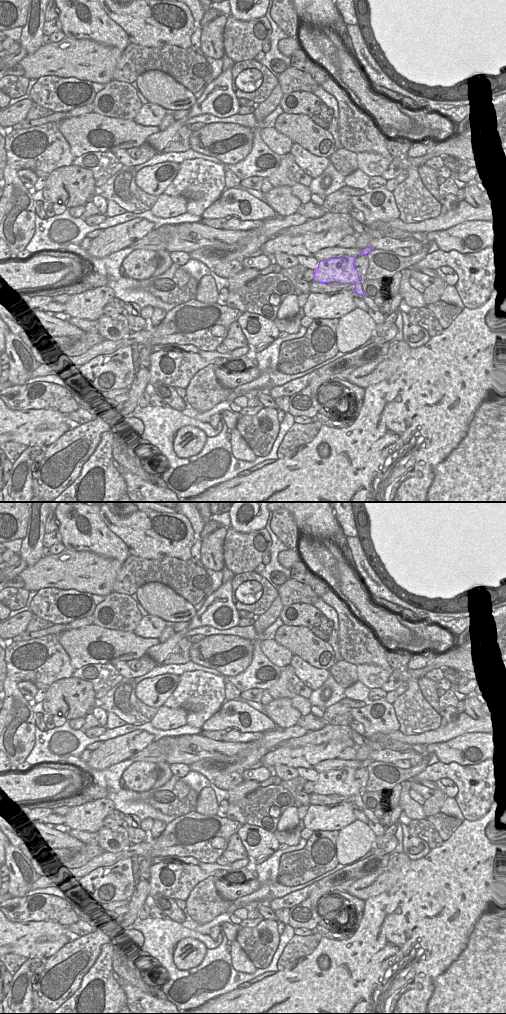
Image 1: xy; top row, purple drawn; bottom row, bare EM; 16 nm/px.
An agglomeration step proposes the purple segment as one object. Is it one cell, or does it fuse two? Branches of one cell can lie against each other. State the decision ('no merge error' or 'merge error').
no merge error

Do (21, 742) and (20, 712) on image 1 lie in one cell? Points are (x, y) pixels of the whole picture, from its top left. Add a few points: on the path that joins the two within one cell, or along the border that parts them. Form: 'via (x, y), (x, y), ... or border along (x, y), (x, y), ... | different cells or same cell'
via (20, 735), (20, 719) | same cell

